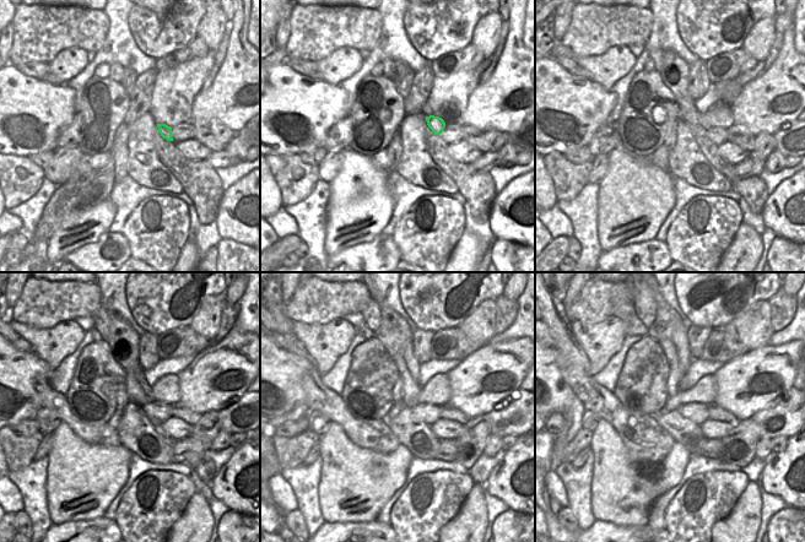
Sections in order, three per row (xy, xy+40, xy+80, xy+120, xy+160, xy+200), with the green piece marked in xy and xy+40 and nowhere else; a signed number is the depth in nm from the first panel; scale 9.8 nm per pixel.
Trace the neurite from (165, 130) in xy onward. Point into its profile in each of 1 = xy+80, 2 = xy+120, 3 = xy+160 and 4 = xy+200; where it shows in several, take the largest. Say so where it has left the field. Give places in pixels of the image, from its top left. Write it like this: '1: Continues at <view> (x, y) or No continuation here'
1: Continues at xy+80 (689, 113)
2: Continues at xy+120 (138, 390)
3: Continues at xy+160 (405, 361)
4: Continues at xy+200 (676, 351)

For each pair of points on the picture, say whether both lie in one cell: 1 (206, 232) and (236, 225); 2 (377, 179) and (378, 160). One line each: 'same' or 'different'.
1: different
2: different

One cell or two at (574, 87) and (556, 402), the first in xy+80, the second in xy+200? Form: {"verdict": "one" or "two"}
{"verdict": "one"}

